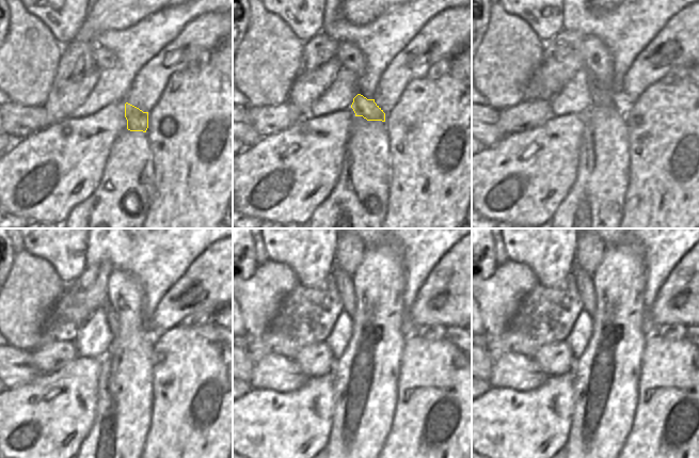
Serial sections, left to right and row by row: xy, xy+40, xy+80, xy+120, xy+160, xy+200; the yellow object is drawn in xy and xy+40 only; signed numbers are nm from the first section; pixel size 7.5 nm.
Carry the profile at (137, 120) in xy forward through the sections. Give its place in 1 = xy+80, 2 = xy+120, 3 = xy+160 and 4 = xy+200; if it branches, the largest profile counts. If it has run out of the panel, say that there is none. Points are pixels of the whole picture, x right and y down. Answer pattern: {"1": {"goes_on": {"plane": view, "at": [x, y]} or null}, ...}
{"1": {"goes_on": {"plane": "xy+80", "at": [600, 94]}}, "2": {"goes_on": {"plane": "xy+120", "at": [112, 319]}}, "3": {"goes_on": {"plane": "xy+160", "at": [344, 281]}}, "4": {"goes_on": {"plane": "xy+200", "at": [584, 282]}}}

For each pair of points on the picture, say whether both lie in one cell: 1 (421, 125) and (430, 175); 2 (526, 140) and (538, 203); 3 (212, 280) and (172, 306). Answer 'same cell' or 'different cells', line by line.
1: same cell
2: same cell
3: same cell

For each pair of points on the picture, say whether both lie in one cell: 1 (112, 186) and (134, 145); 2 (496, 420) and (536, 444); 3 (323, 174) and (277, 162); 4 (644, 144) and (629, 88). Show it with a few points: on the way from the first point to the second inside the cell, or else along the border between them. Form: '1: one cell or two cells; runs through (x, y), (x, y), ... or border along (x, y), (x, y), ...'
1: one cell; runs through (122, 176), (129, 169), (130, 155)
2: one cell; runs through (506, 426), (522, 430), (526, 435)
3: one cell; runs through (312, 170), (294, 169), (289, 166)
4: two cells; border along (650, 85), (631, 105), (624, 108)

